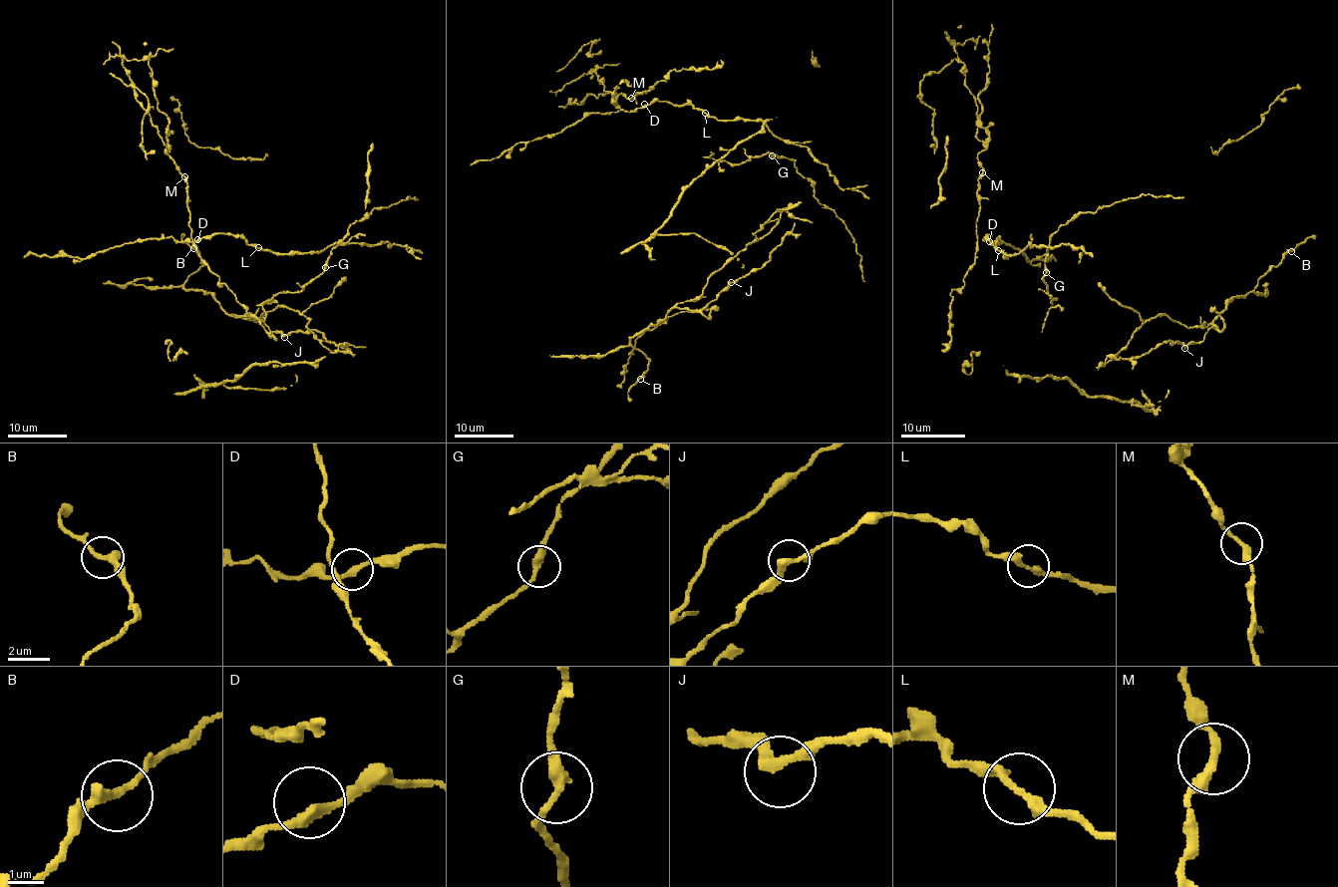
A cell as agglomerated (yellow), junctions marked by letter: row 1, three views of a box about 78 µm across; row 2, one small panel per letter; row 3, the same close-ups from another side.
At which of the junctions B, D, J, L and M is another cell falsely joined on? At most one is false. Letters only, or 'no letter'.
no letter

